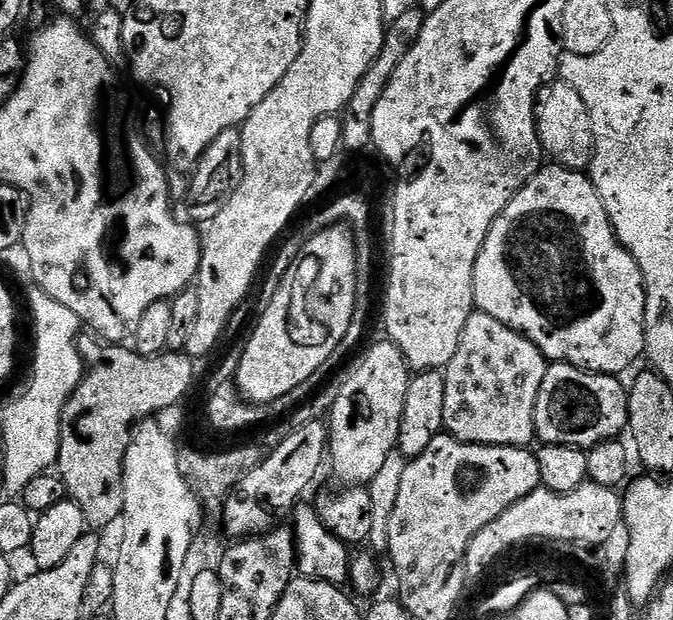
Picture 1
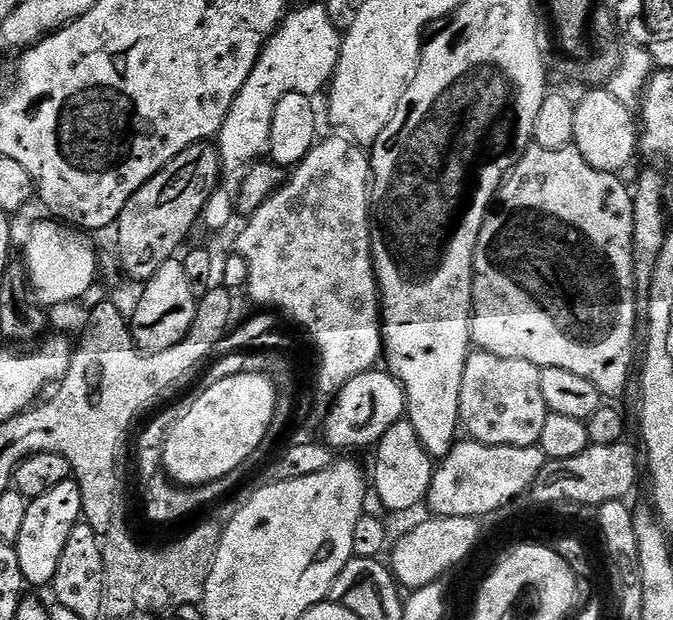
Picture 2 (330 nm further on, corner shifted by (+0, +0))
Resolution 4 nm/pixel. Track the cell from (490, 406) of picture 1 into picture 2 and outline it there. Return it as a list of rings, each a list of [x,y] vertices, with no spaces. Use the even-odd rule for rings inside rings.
[[[479,350],[469,351],[460,391],[460,422],[471,439],[490,446],[537,446],[549,410],[542,398],[538,366],[518,358],[498,358]]]

